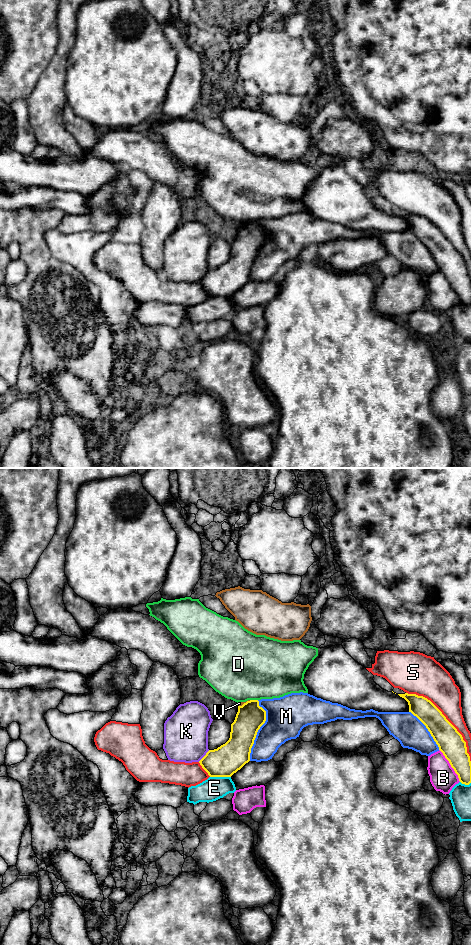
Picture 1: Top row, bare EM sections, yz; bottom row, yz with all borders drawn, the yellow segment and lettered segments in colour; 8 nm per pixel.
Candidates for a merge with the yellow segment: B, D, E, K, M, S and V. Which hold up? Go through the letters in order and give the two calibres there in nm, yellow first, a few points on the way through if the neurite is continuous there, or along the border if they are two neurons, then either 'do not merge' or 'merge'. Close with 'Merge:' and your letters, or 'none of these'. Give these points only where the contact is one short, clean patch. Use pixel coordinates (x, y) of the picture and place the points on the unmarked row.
B: 200/220 nm | do not merge
D: 220/500 nm | along yz (250, 219), (257, 220) | do not merge
E: 240/190 nm | do not merge
K: 240/360 nm | do not merge
M: 220/320 nm | do not merge
S: 200/240 nm | do not merge
V: 220/30 nm | along yz (250, 220), (238, 226) | do not merge
Merge: none of these

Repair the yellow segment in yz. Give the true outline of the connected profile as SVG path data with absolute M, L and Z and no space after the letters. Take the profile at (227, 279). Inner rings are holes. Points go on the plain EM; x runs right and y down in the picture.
M258 220L238 226L229 260L206 273L199 281L202 288L210 297L231 297L250 281L251 268L265 241L266 231L259 226Z

